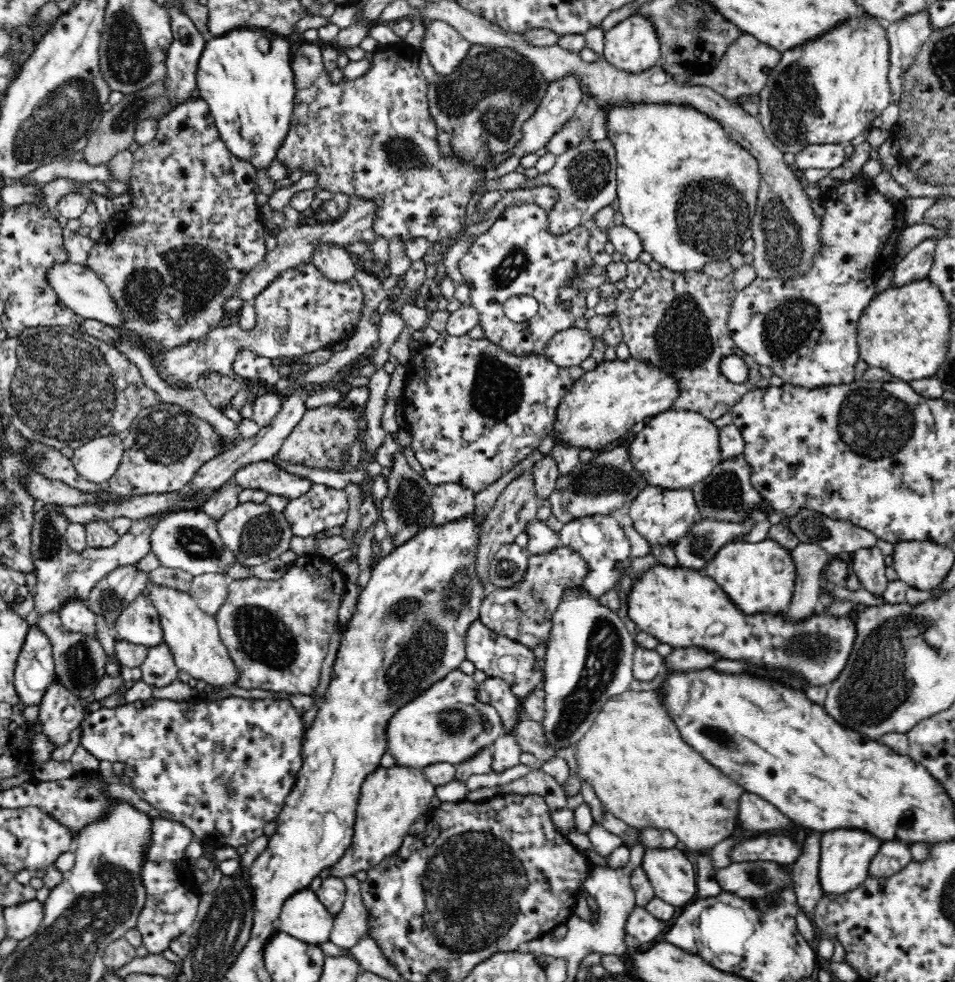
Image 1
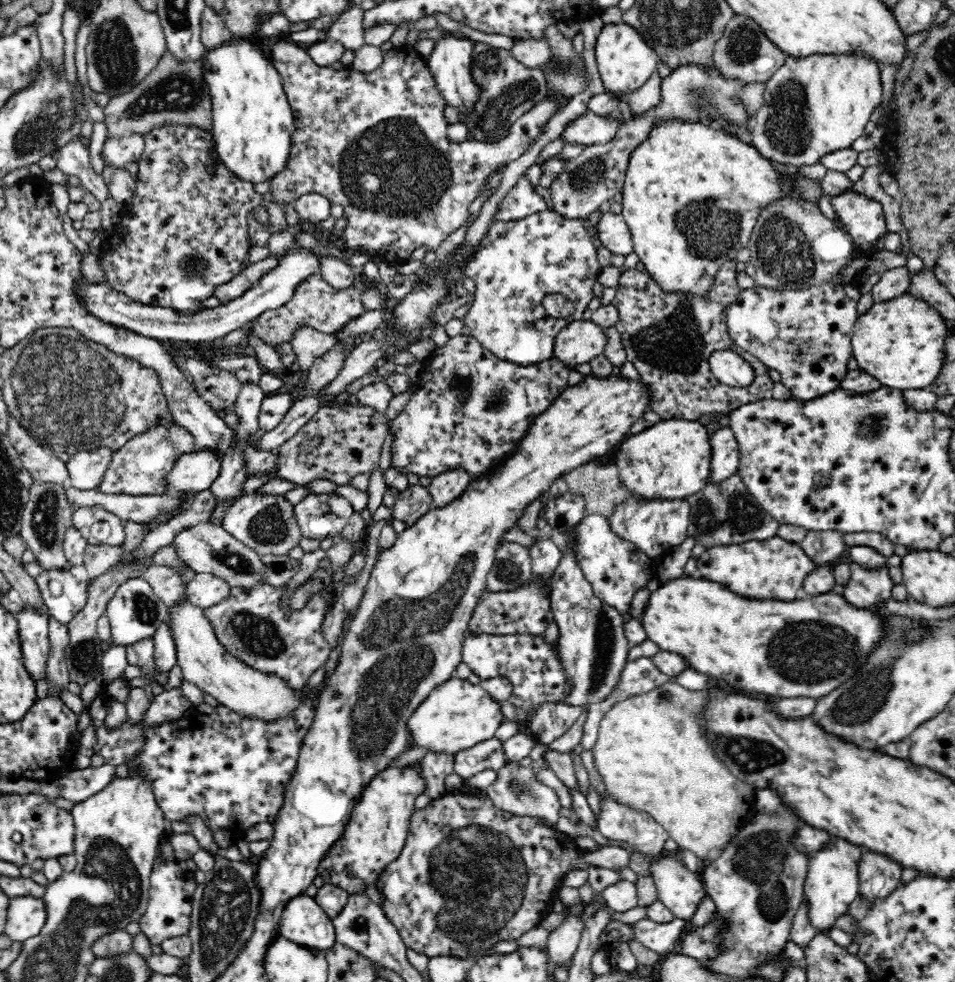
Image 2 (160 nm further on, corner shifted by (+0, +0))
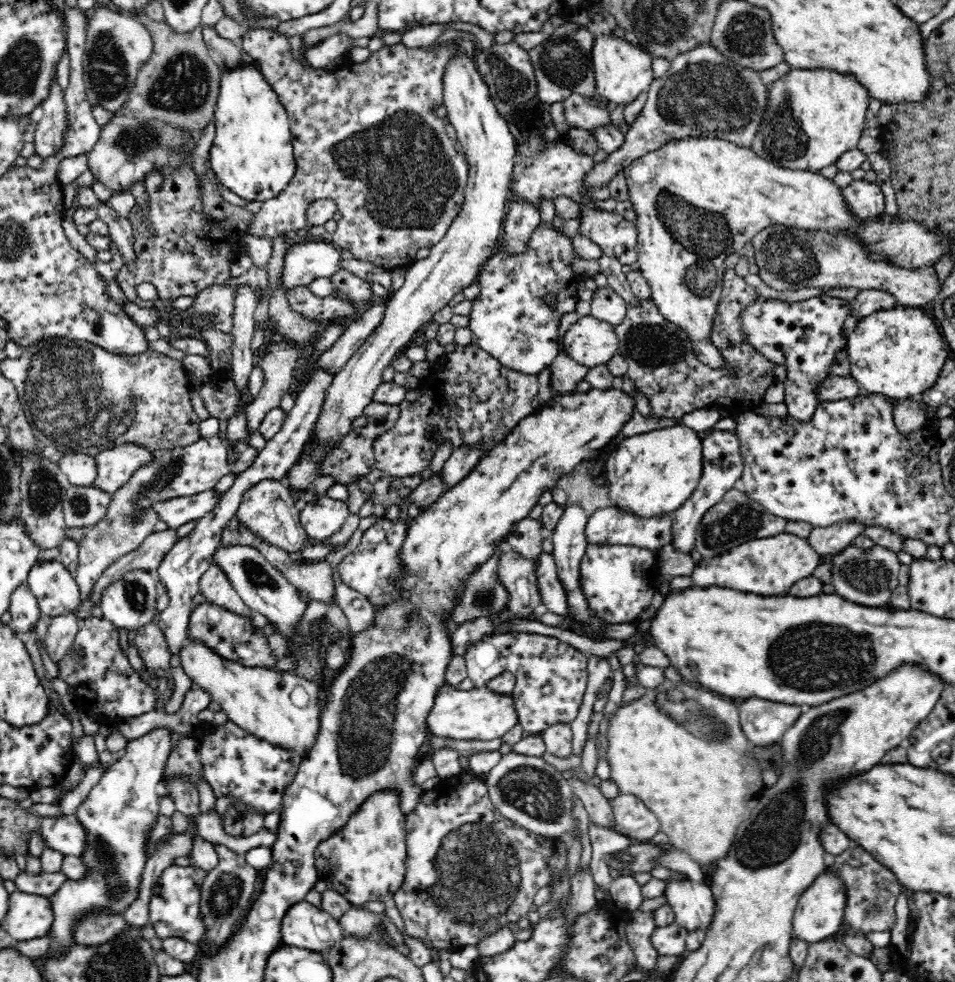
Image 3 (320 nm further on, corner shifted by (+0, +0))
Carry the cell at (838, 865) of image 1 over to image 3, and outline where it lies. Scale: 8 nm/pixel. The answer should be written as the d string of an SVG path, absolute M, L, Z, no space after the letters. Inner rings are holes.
M824 870L799 898L794 916L792 916L793 937L804 940L809 946L816 942L830 940L841 930L842 914L846 906L846 887L840 877Z

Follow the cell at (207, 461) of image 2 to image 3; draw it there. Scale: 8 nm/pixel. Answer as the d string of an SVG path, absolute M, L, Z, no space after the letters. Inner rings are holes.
M218 435L209 439L201 438L186 446L155 450L154 459L138 468L132 477L111 495L105 516L95 526L84 528L83 538L78 542L78 566L72 573L81 595L78 610L82 606L89 606L91 616L103 616L100 605L94 604L90 599L94 583L118 557L136 550L150 534L155 532L154 528L160 521L160 515L152 509L154 504L214 489L222 477L231 473L238 475L248 470L258 454L258 450L248 446L234 463L230 463L228 447L222 443Z

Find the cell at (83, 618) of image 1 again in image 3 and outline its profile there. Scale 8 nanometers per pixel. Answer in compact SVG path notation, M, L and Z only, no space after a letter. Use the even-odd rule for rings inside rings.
M36 560L26 583L48 619L79 608L80 590L69 570L57 560Z

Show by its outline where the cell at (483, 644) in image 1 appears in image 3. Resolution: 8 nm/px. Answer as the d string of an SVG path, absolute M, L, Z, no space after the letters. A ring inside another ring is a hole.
M508 631L483 637L463 654L467 677L474 687L484 687L489 680L508 670L516 677L511 692L525 735L542 734L555 724L570 725L579 715L589 672L587 655L552 636Z

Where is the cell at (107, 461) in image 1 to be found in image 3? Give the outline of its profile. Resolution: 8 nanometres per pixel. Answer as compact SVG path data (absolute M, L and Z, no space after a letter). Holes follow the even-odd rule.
M69 453L62 456L58 464L70 485L94 485L97 477L97 465L94 457L81 453Z

